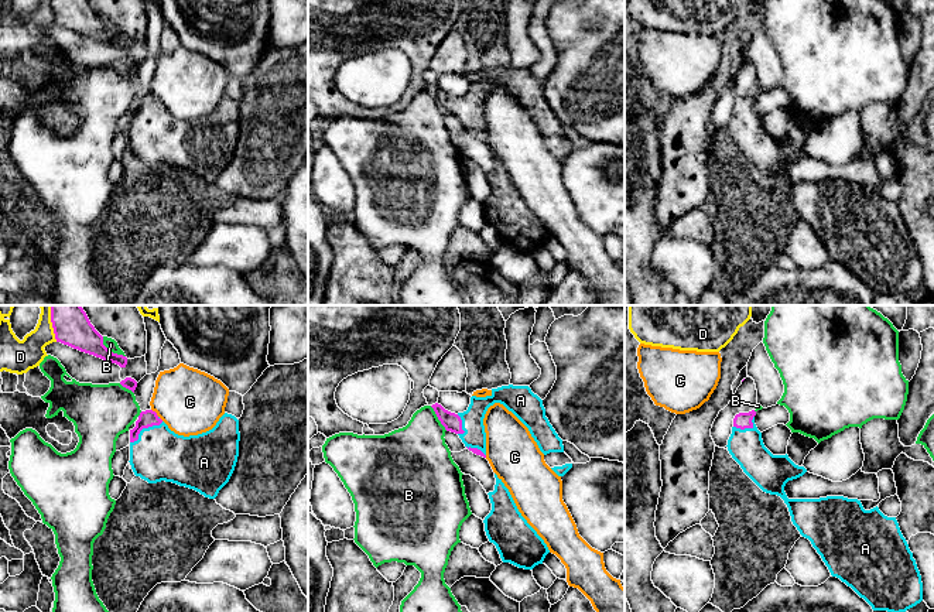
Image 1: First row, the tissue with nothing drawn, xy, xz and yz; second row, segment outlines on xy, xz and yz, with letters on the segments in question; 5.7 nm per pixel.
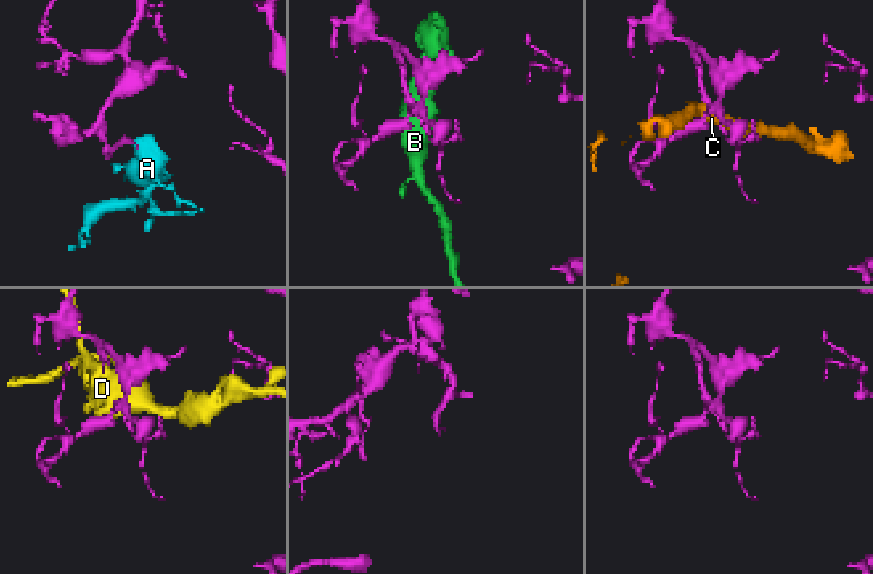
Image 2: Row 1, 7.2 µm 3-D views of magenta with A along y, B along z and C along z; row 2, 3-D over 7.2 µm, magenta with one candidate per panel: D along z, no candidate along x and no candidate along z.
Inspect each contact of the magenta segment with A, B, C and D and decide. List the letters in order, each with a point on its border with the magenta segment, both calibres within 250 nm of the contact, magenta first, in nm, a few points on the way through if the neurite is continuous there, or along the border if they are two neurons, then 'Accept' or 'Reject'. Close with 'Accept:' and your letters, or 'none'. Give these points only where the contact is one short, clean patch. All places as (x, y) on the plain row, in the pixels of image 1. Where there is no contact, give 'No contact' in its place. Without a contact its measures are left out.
A: Touches magenta at xy (144, 110). Thickness 100 nm (magenta) against 300 nm. Path across: xy (147, 102), (144, 110), (158, 137). Accept
B: Touches magenta at xy (109, 34). Thickness 180 nm (magenta) against 70 nm. Reject
C: Touches magenta at xy (156, 98). Thickness 100 nm (magenta) against 380 nm. Boundary: xy (151, 92), (163, 103). Reject
D: Touches magenta at xy (54, 13). Thickness 180 nm (magenta) against 180 nm. Reject
Accept: A

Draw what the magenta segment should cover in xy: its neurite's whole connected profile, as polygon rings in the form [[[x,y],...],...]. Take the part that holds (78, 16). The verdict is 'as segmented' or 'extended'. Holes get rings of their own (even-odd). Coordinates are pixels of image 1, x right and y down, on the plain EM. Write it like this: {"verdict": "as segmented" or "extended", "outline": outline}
{"verdict": "as segmented", "outline": [[[51,0],[57,25],[126,51],[127,41],[110,35],[88,0]]]}

